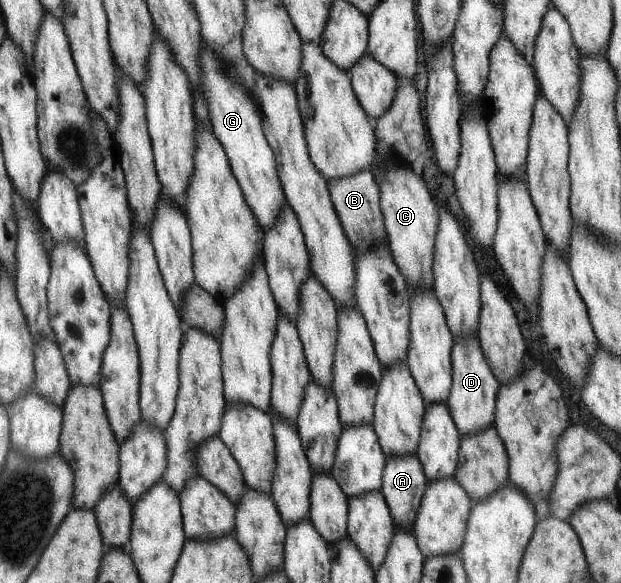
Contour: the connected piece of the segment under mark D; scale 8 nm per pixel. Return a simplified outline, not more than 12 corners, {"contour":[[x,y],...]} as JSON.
{"contour":[[454,335],[445,404],[460,436],[493,423],[499,384],[476,335]]}

